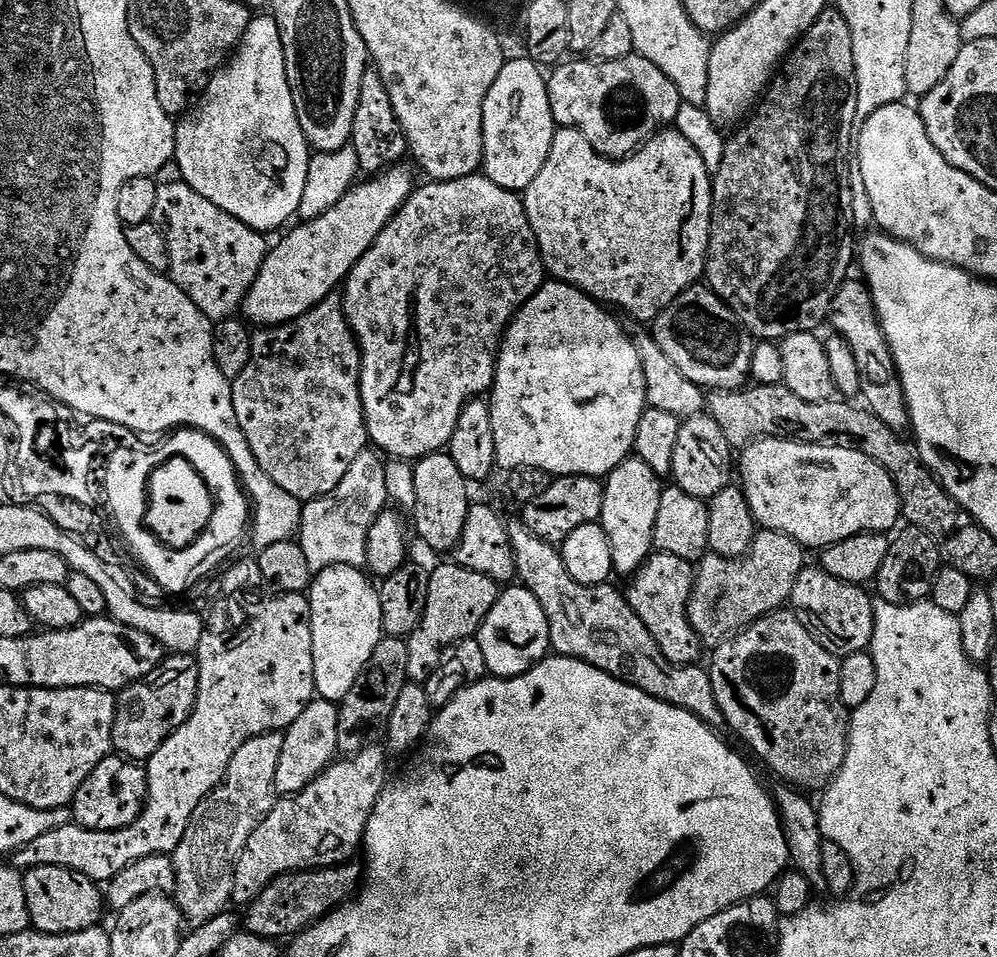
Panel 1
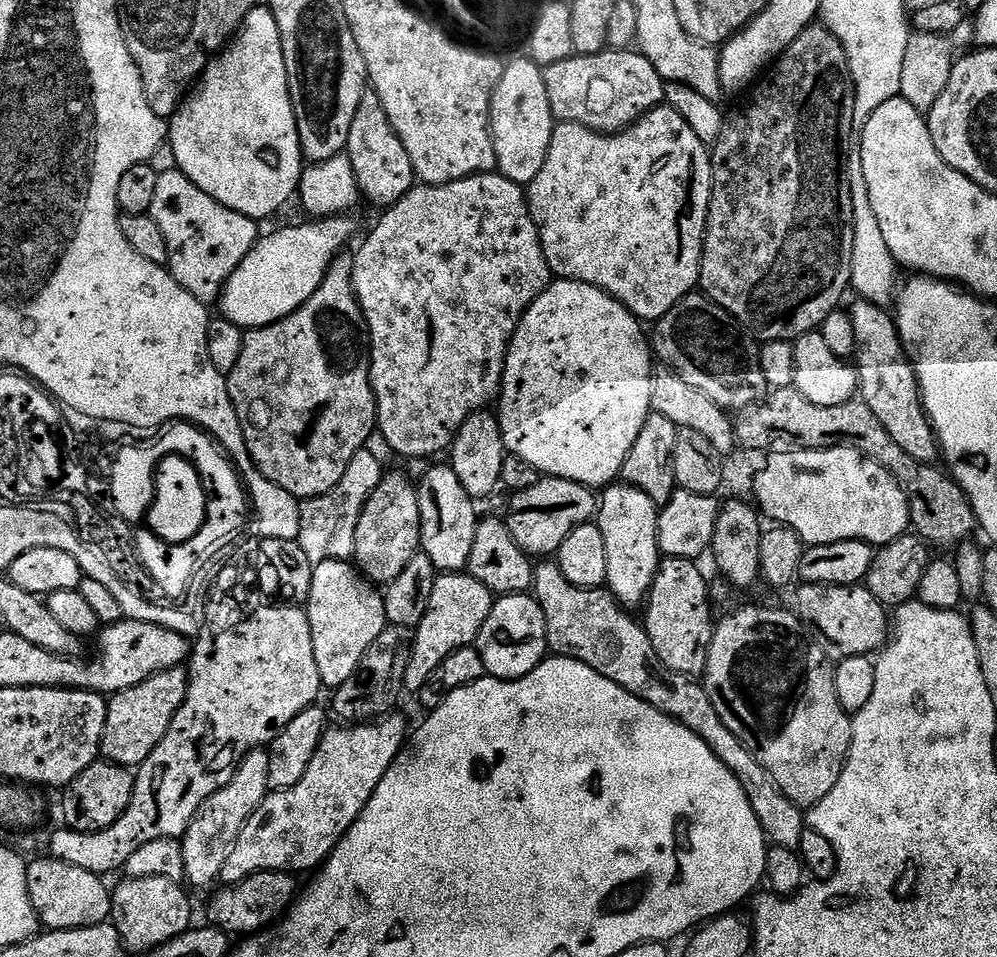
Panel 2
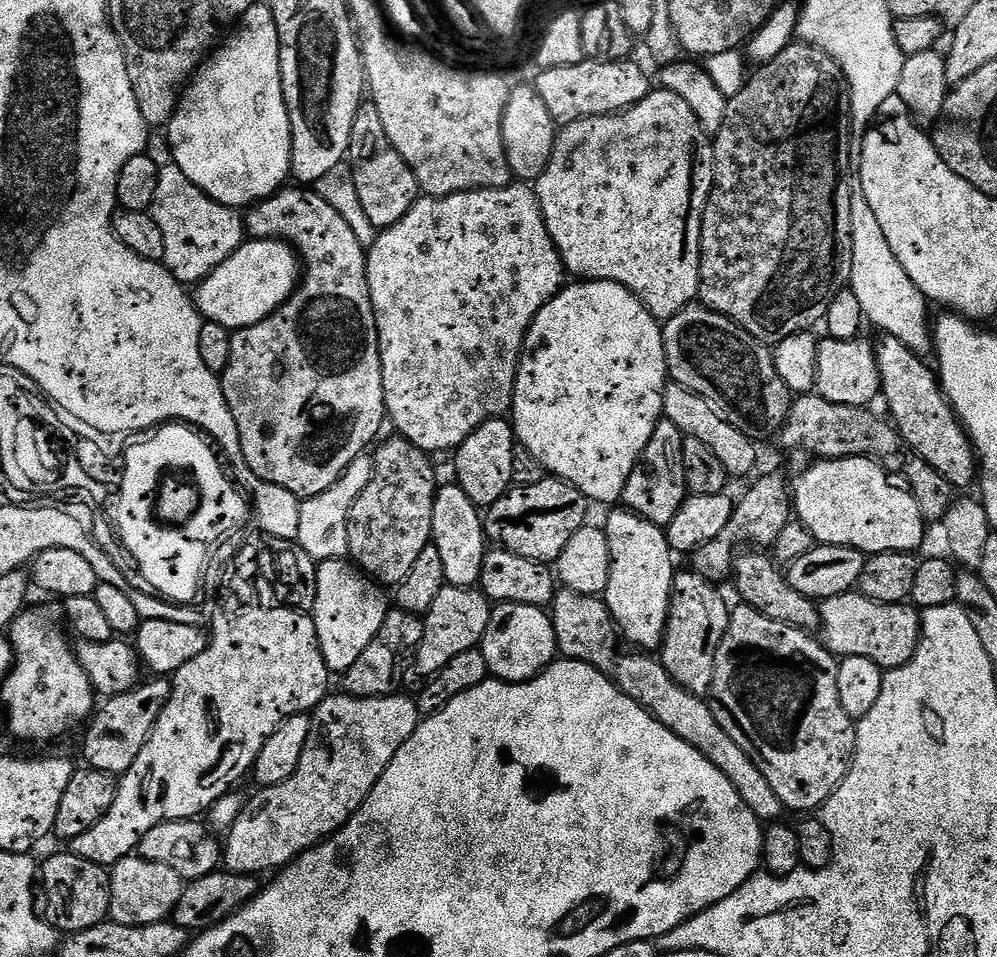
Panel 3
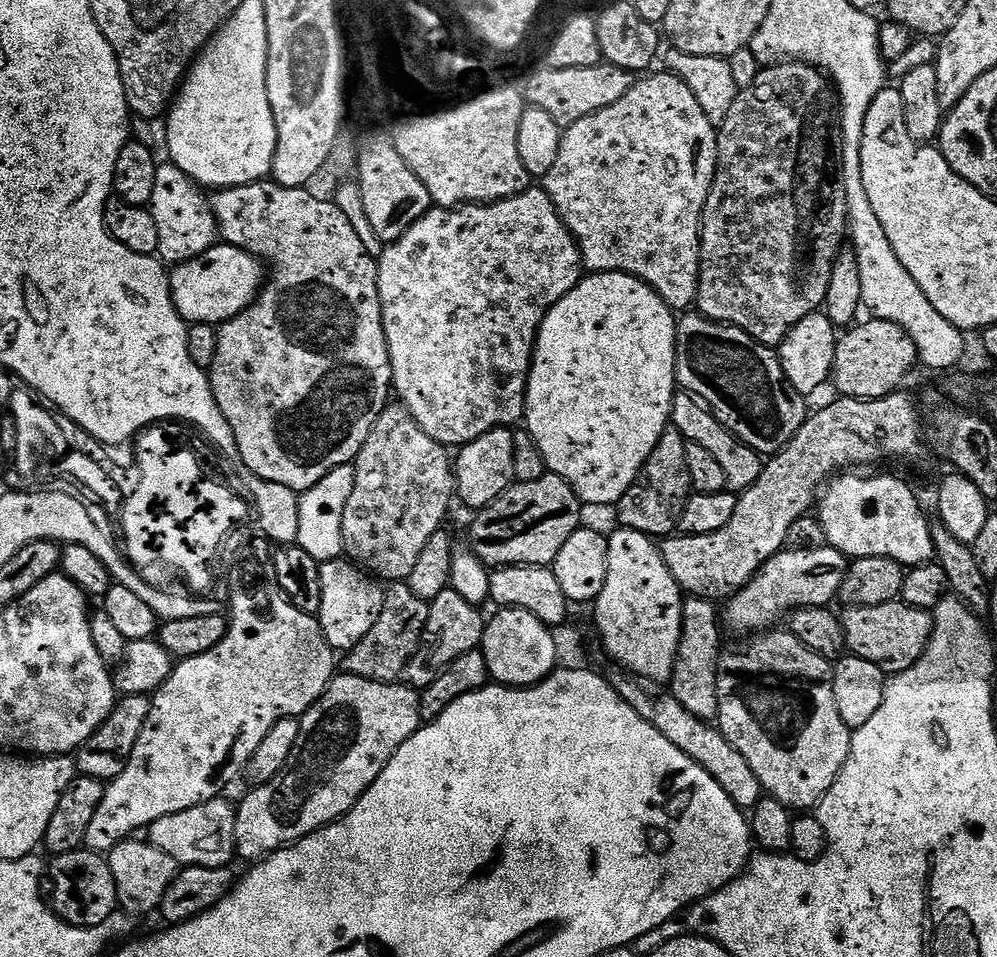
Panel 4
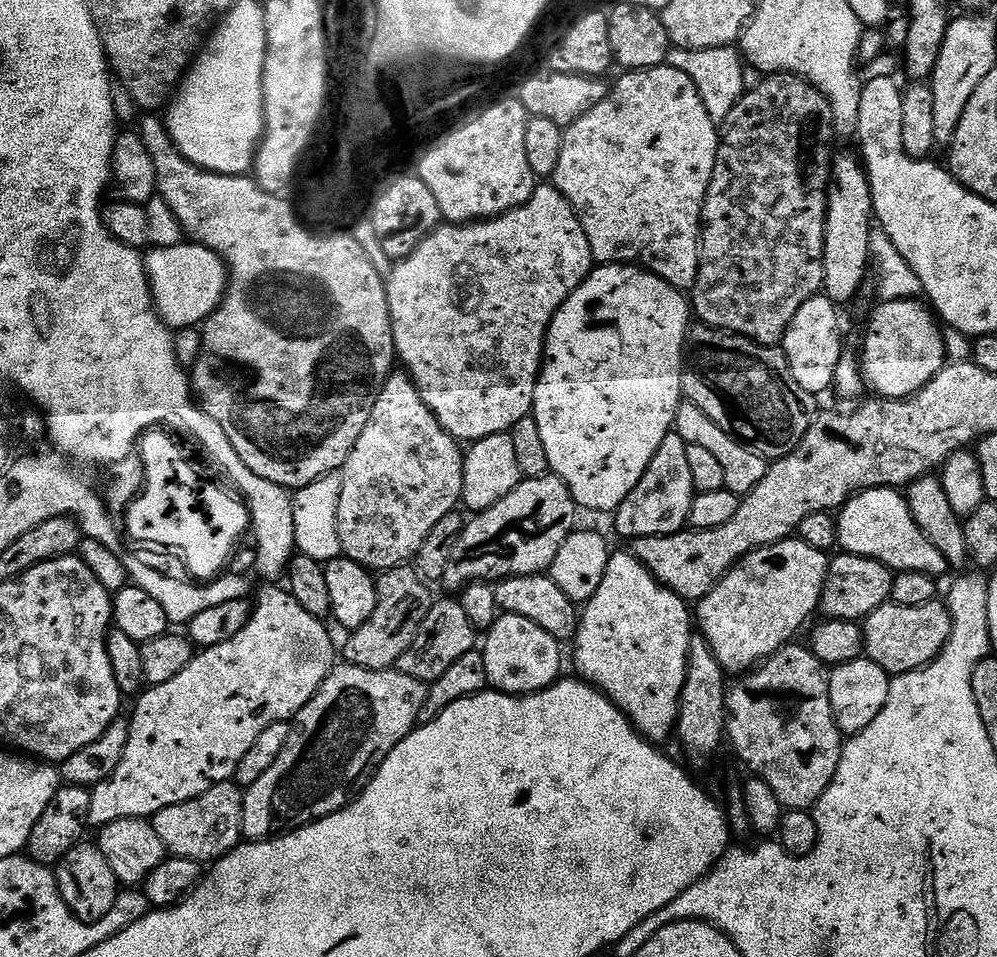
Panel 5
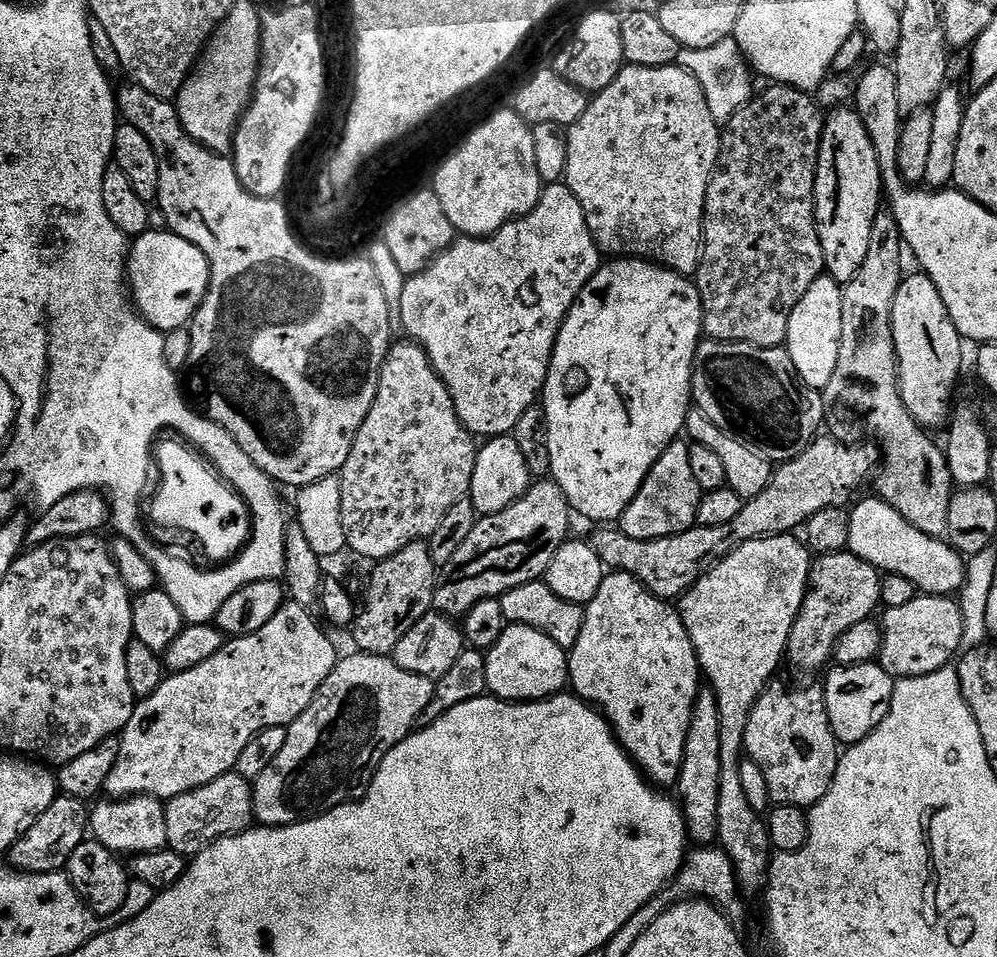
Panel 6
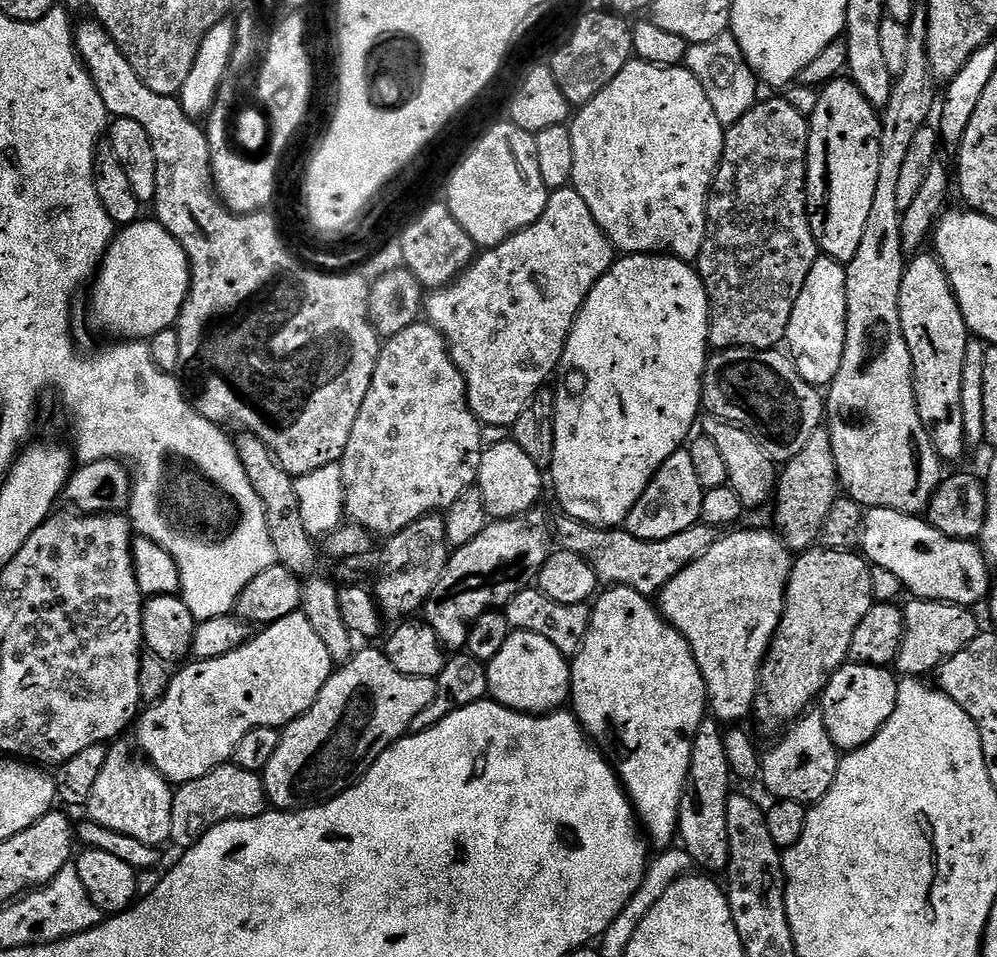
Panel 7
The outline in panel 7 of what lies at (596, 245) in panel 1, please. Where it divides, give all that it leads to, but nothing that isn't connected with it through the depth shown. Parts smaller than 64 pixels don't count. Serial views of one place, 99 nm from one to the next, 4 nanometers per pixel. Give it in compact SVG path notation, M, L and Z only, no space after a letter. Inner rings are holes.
M631 59L625 68L590 103L583 105L580 112L571 117L570 127L574 138L574 170L571 187L590 206L590 214L594 214L594 222L604 231L604 237L612 243L613 249L620 254L643 256L645 254L663 254L676 256L679 260L699 261L702 242L706 238L706 222L708 221L708 194L712 190L712 179L716 177L716 167L720 164L720 156L724 153L724 133L726 126L718 122L718 114L714 114L714 106L710 106L710 98L706 98L706 90L702 90L702 82L694 78L687 66L663 68L647 64L644 60Z

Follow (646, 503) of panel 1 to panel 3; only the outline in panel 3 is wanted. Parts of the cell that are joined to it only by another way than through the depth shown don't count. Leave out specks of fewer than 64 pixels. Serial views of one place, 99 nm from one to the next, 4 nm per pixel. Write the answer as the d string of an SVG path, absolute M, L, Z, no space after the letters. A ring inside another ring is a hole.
M623 506L612 511L616 510L602 524L610 542L610 582L602 599L621 637L633 649L652 654L664 642L672 580L677 573L677 569L672 568L674 553L668 546L668 533L665 529L654 522L646 522L646 518L629 512Z

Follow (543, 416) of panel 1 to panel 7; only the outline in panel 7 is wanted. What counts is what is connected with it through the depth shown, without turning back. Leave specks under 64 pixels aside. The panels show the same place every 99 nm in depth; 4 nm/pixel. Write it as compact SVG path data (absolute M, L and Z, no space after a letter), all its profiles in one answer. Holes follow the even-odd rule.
M624 254L613 263L612 269L605 276L598 278L596 284L590 290L590 294L586 298L586 302L582 306L582 310L576 315L576 320L572 324L572 329L568 335L568 341L564 347L564 353L560 359L558 369L558 379L555 381L554 395L556 397L556 437L554 438L554 458L552 459L552 467L550 469L550 484L556 487L556 496L560 499L563 515L572 516L575 520L580 520L584 524L592 524L596 528L615 529L617 526L623 525L624 519L630 514L630 510L635 506L638 498L642 498L642 494L648 483L656 471L662 466L662 462L666 462L666 458L670 458L670 454L674 454L689 439L688 431L694 428L698 417L702 412L702 397L700 395L700 387L704 381L704 367L708 365L708 357L710 355L710 345L708 342L708 299L706 298L706 290L702 286L702 278L699 271L689 261L679 260L676 256L666 256L663 254L645 254L643 256L633 256Z

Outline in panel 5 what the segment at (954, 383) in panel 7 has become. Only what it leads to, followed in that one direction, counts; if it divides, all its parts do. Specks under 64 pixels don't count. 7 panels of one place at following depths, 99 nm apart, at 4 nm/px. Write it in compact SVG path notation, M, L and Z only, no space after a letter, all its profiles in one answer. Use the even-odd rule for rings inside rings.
M913 298L877 303L876 313L868 320L868 333L864 336L862 351L862 371L867 387L871 391L873 388L877 397L907 400L944 369L948 360L945 333L940 333L941 325L937 317L920 302Z

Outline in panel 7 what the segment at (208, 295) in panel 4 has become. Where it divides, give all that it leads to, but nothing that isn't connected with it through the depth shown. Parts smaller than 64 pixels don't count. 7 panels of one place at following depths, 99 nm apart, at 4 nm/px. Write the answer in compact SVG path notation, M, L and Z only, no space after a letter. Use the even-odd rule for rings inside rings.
M141 218L135 220L133 224L125 224L112 237L112 244L104 252L104 261L99 266L99 269L94 277L92 288L92 312L100 319L100 324L104 328L109 328L112 332L117 332L117 337L127 338L132 342L144 342L151 338L154 334L158 334L162 330L173 327L179 321L180 311L188 297L188 288L192 284L192 270L188 263L188 256L182 250L182 246L174 239L170 233L163 228L159 220L155 218Z

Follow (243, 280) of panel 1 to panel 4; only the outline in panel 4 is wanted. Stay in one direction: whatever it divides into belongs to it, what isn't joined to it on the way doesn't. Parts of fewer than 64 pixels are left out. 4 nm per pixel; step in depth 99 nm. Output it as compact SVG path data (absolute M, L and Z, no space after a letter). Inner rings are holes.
M162 162L157 165L154 191L148 209L157 227L157 255L163 263L172 266L184 264L201 256L217 241L218 229L211 205L207 197L203 197L199 191L201 192L199 185L176 164Z

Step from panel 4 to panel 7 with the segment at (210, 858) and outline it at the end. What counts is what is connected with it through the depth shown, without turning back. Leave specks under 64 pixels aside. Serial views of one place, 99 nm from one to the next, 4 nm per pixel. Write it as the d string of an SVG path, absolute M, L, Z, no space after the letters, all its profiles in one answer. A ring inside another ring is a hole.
M226 763L220 768L210 770L202 778L194 778L194 782L179 785L172 793L172 817L170 818L171 843L177 844L180 850L193 848L214 826L227 820L245 820L260 816L269 811L268 795L264 789L264 778L259 772L242 770L234 763Z

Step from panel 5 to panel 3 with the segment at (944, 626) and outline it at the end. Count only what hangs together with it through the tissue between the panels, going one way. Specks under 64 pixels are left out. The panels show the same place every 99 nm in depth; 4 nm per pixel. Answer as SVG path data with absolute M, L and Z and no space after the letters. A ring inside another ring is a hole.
M859 590L843 592L819 601L822 643L833 656L870 658L879 668L906 666L918 650L921 613L911 603L883 604L863 596Z

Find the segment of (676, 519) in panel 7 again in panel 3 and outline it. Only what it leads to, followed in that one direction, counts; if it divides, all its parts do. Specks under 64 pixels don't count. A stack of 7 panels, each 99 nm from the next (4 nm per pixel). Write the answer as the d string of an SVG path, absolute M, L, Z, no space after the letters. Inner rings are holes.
M662 418L656 424L654 434L650 434L650 442L646 442L646 450L642 450L622 497L623 507L629 512L646 518L646 522L654 522L662 529L674 522L674 514L678 514L682 502L690 494L686 486L686 465L682 463L684 437L674 422Z

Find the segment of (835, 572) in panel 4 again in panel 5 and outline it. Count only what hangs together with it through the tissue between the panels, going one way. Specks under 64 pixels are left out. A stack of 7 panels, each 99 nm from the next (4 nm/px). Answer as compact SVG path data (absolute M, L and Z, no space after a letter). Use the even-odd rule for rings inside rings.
M789 538L777 544L754 550L739 560L702 598L694 608L694 620L699 635L712 648L714 658L723 666L725 673L747 674L761 662L768 660L779 648L793 639L792 636L812 615L817 615L822 590L828 573L829 553L806 546L799 538Z

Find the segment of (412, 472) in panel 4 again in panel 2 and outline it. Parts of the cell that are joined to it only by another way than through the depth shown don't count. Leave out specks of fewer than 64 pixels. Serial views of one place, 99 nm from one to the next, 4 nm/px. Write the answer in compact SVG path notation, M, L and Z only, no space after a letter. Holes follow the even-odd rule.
M385 471L378 490L370 496L366 506L362 510L362 518L358 518L358 531L354 536L354 564L359 568L373 584L387 586L406 570L410 558L414 558L417 552L421 551L420 546L420 494L413 477L407 471L392 472Z

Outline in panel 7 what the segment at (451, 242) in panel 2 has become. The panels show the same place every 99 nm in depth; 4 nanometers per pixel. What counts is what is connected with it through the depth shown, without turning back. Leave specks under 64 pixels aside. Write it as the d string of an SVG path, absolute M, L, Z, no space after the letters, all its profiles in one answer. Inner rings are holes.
M569 186L557 188L549 195L546 202L546 210L530 226L526 226L518 234L514 234L506 242L502 242L497 248L489 248L481 251L472 265L466 269L459 280L451 283L446 288L433 291L432 296L427 297L426 312L430 315L431 323L436 325L436 329L444 334L449 349L454 353L454 359L458 367L464 371L464 380L468 384L468 404L472 407L472 412L481 425L490 427L504 427L515 424L516 419L526 410L526 406L536 397L537 392L545 387L548 379L553 379L554 373L559 369L560 359L564 353L564 347L568 341L568 335L572 329L572 324L576 320L576 315L582 310L590 290L595 286L596 280L602 278L614 263L614 249L612 243L604 237L604 231L594 222L594 214L590 214L590 206L582 202L582 198L576 193L576 189Z

